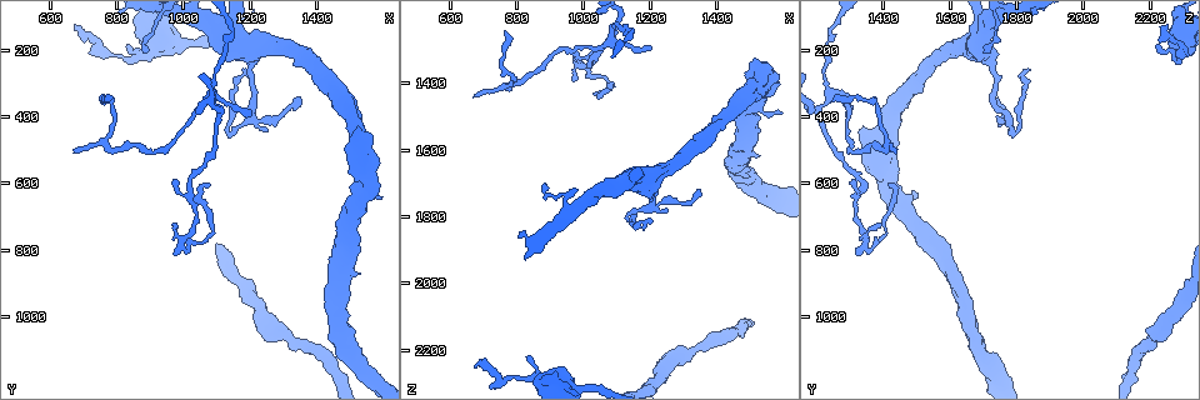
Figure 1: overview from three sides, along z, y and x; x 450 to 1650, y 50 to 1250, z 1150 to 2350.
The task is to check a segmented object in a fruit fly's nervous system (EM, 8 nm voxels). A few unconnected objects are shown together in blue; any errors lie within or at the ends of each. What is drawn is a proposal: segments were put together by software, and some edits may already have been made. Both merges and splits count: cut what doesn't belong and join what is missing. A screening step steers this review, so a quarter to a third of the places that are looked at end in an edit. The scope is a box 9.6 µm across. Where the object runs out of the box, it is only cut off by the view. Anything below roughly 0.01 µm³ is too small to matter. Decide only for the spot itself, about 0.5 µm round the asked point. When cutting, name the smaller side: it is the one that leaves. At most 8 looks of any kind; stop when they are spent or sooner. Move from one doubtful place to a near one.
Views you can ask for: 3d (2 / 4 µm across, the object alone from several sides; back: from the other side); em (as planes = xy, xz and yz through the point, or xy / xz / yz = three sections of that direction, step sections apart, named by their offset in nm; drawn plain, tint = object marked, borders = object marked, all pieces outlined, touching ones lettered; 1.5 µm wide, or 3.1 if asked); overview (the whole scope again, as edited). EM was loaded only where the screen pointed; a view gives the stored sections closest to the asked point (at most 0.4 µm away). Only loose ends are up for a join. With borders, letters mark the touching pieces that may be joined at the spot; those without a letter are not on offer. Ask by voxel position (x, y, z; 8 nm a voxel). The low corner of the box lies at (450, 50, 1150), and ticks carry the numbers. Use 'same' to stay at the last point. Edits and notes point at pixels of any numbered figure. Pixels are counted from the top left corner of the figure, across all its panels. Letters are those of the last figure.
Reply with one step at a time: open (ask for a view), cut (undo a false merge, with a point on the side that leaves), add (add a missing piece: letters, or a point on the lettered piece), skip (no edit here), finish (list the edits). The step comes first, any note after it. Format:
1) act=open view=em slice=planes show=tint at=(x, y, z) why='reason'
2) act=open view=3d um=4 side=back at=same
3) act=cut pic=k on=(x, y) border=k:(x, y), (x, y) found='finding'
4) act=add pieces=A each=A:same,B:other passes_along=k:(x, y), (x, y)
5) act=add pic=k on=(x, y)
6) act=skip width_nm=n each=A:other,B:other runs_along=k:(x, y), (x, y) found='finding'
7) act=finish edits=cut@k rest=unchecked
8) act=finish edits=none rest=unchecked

act=open view=em slice=planes show=borders at=(680, 120, 2250) why='free end'

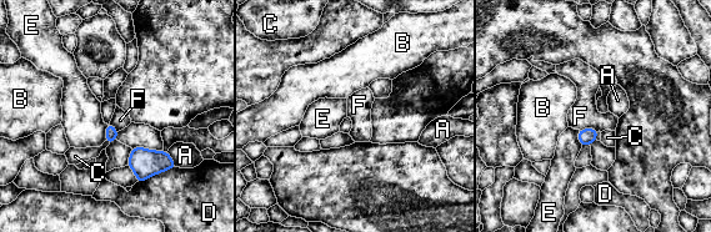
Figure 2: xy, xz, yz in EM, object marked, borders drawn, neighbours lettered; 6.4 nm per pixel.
act=skip width_nm=80 each=A:other,B:other,C:other,D:other,E:other,F:other border=2:(579, 129), (595, 129), (597, 131) found='no lettered piece goes on from it'

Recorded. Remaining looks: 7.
act=open view=3d um=4 side=back at=(1100, 340, 1240) why='three-way junction'

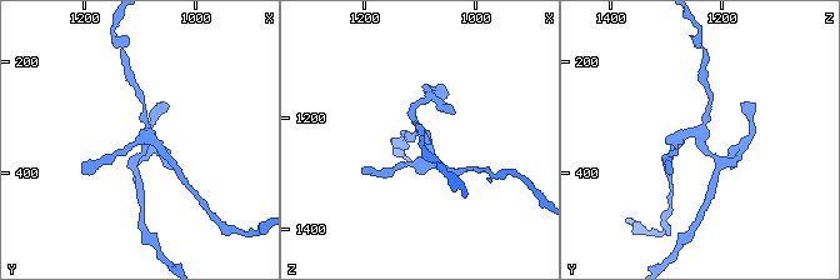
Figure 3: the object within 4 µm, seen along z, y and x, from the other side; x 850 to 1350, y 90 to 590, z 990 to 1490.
act=open view=em slice=yz step=4 show=borders at=(1085, 340, 1240) why='shape alone is not enough'

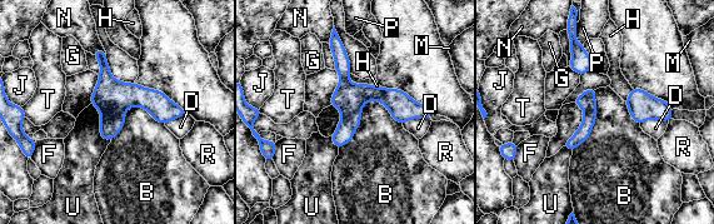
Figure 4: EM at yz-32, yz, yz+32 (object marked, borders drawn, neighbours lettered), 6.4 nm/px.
act=open view=em slice=planes show=borders at=same why='another direction'

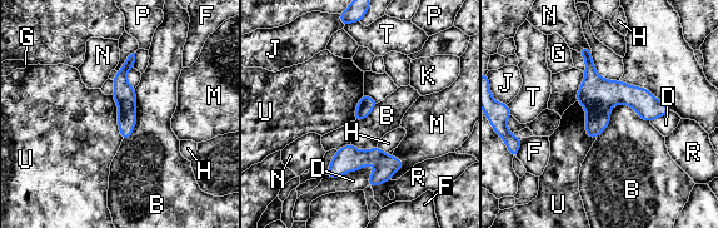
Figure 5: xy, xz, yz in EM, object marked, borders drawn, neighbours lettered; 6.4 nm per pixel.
act=skip each=B:other,D:other,F:other,G:other,H:other,J:other,K:other,M:other,N:other,P:other,R:other,T:other,U:other runs_along=5:(584, 49), (609, 93), (666, 109) found='continuous, no second cell'

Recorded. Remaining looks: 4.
act=open view=3d um=2 at=(970, 580, 1310) why='tapers out'

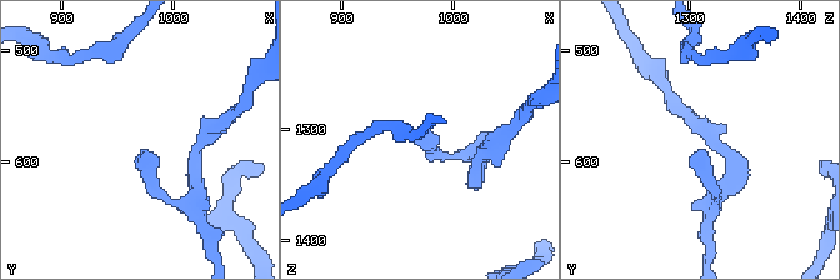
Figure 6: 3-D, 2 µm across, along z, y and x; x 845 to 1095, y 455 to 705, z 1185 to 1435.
act=open view=em slice=planes show=borders at=(974, 586, 1308)

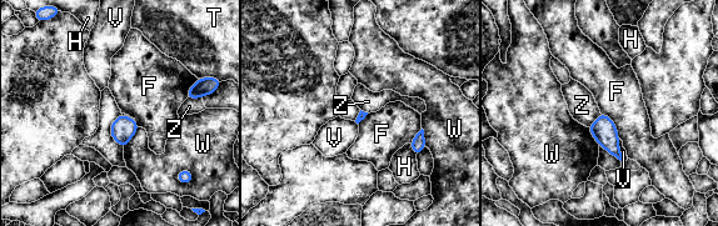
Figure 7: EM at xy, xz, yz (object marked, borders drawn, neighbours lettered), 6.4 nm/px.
act=skip each=F:other,H:other,T:other,V:other,W:other,Z:other border=7:(202, 96), (187, 99) found='none of them fits'

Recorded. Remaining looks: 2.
act=finish edits=none rest=unchecked

